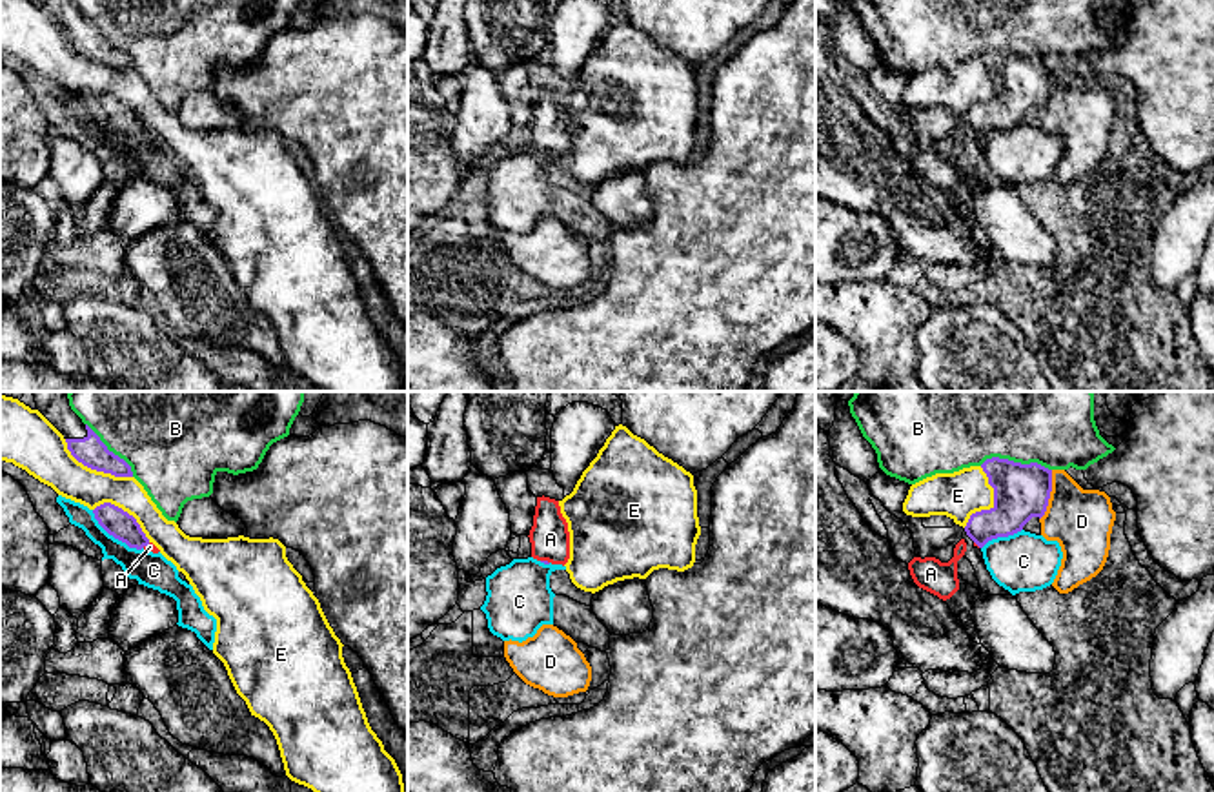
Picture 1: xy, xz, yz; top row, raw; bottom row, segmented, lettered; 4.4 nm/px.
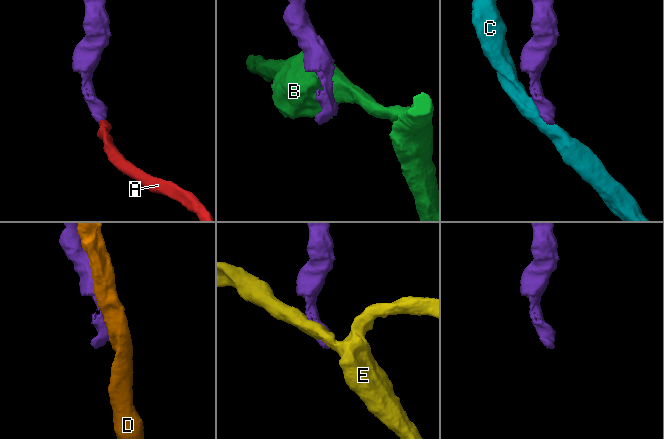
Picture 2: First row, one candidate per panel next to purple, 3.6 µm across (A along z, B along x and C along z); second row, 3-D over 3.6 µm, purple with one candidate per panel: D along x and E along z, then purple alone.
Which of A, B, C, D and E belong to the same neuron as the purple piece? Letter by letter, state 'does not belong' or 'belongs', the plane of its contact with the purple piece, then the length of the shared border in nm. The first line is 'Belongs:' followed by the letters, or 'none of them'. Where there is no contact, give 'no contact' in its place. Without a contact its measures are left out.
Belongs: A
A: belongs; contact in xz; length 40 nm
B: does not belong; contact in yz; length 320 nm
C: does not belong; contact in xy; length 280 nm
D: does not belong; contact in yz; length 240 nm
E: does not belong; contact in xy; length 340 nm

